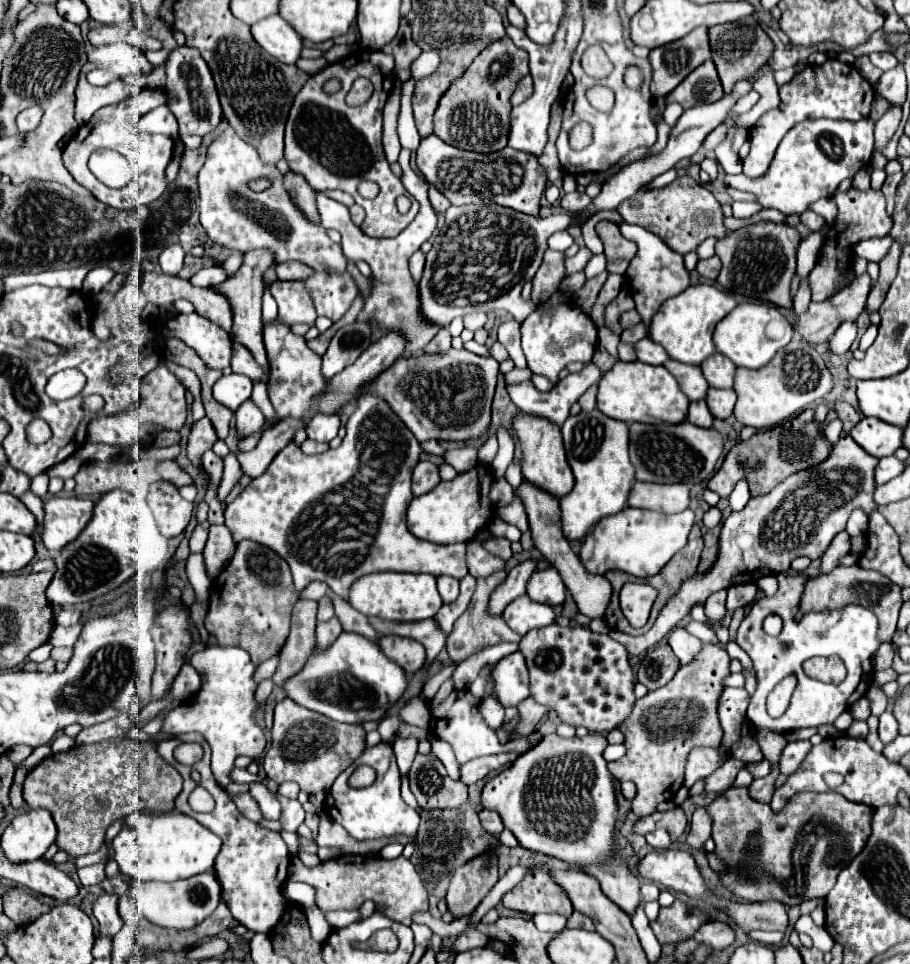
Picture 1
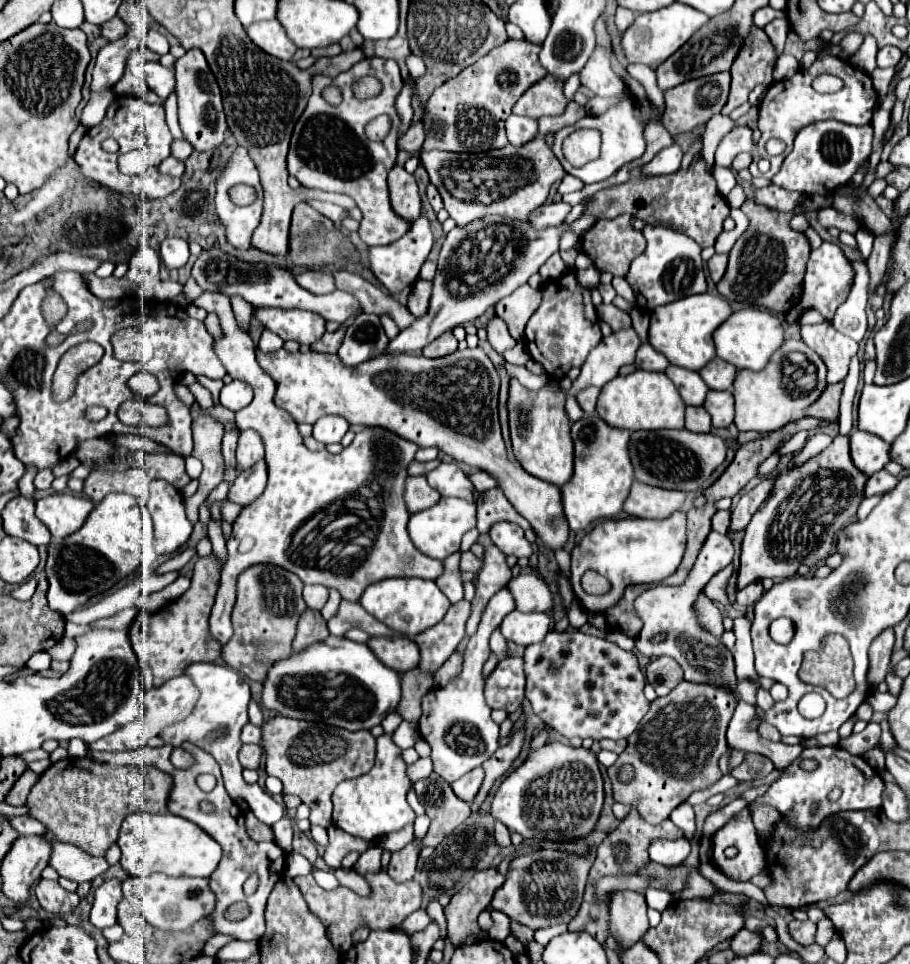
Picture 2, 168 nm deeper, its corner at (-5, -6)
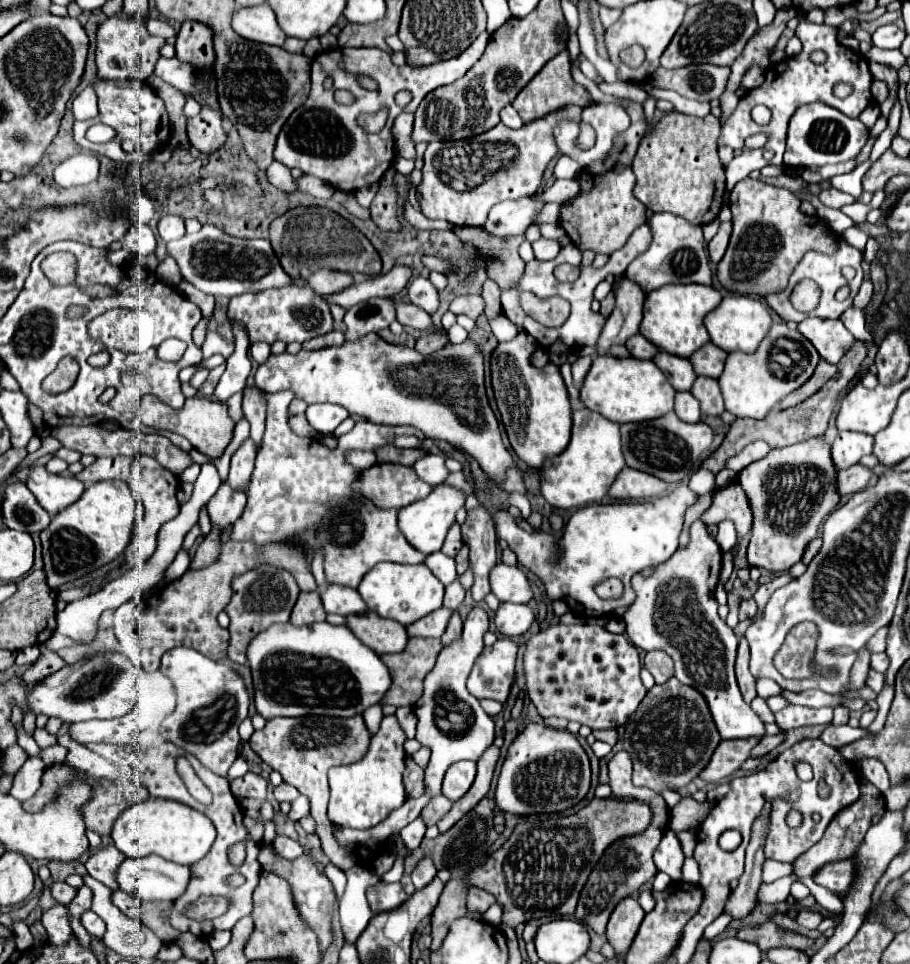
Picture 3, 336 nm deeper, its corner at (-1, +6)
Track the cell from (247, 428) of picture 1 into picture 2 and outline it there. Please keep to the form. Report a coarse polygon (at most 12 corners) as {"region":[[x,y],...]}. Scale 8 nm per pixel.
{"region":[[240,431],[236,459],[240,469],[264,459],[262,437]]}

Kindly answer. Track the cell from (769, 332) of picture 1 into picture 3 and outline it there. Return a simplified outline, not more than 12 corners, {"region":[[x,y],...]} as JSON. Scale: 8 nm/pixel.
{"region":[[728,294],[706,315],[710,341],[754,353],[772,325],[763,301]]}

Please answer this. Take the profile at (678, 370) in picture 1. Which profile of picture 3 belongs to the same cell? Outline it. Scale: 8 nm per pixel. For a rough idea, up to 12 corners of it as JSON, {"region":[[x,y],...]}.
{"region":[[658,351],[652,361],[676,391],[696,379],[688,359]]}

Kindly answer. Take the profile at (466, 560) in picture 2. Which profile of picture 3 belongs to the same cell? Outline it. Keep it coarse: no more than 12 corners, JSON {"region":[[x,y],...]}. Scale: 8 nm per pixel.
{"region":[[460,525],[450,527],[442,553],[454,557],[462,547]]}

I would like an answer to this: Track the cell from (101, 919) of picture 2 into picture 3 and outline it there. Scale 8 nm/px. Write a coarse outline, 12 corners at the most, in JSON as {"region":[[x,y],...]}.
{"region":[[114,845],[98,849],[86,869],[100,883],[118,889],[118,865],[126,857]]}

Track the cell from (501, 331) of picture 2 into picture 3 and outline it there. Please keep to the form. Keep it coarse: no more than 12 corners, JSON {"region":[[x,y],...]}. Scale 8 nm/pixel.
{"region":[[486,279],[482,297],[486,317],[492,319],[500,309],[500,287]]}

